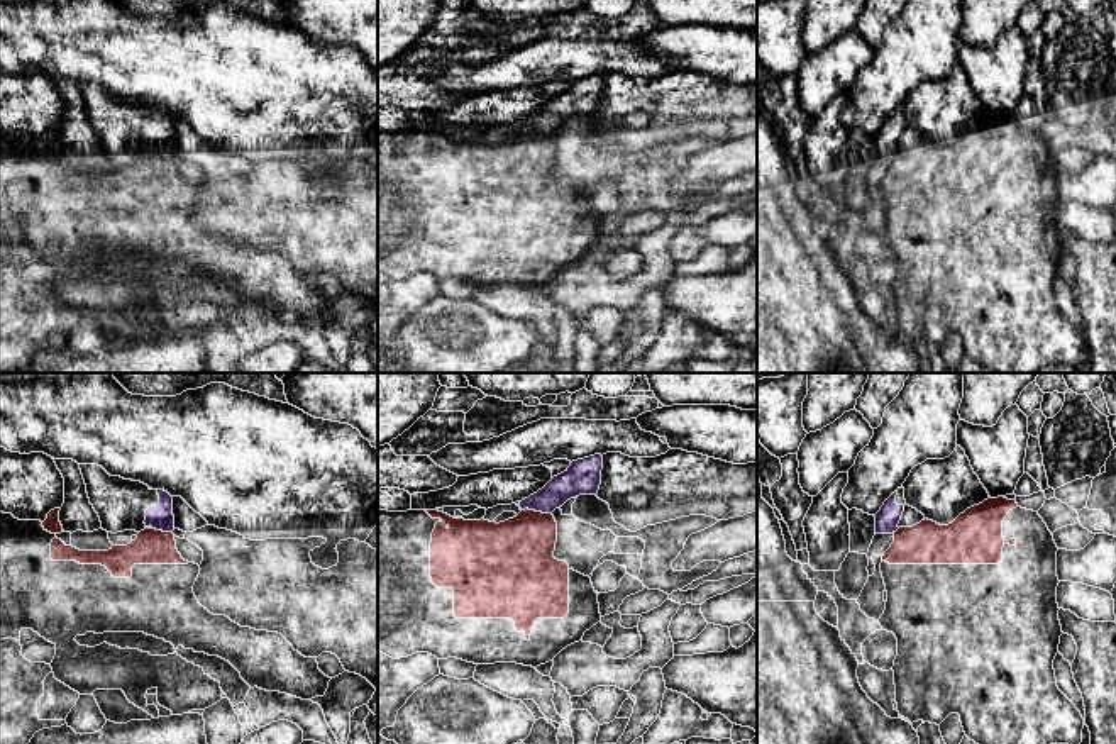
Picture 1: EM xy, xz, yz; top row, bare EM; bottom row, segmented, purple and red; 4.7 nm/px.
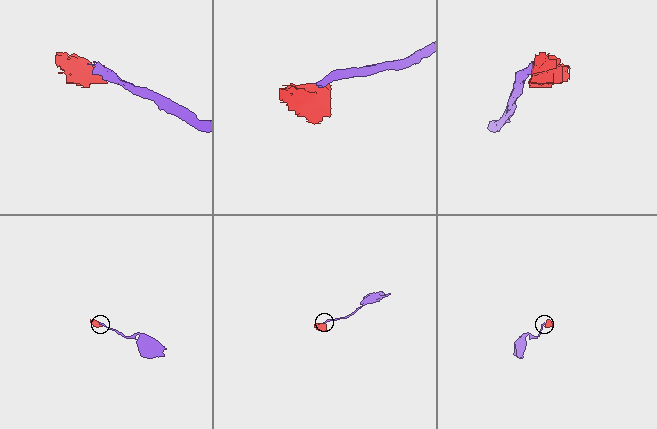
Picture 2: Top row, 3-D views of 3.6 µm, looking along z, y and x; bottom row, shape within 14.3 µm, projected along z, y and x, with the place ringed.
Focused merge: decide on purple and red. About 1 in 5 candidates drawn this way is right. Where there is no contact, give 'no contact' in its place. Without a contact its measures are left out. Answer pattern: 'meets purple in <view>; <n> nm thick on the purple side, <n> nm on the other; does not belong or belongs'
meets purple in xz; 140 nm thick on the purple side, 360 nm on the other; does not belong

